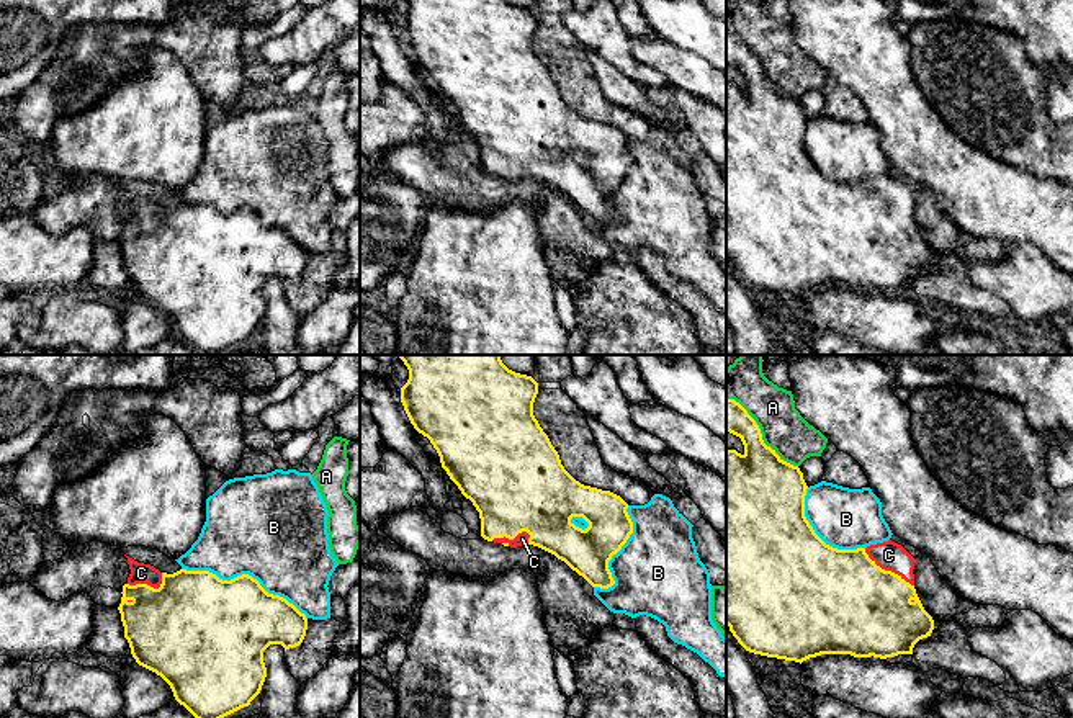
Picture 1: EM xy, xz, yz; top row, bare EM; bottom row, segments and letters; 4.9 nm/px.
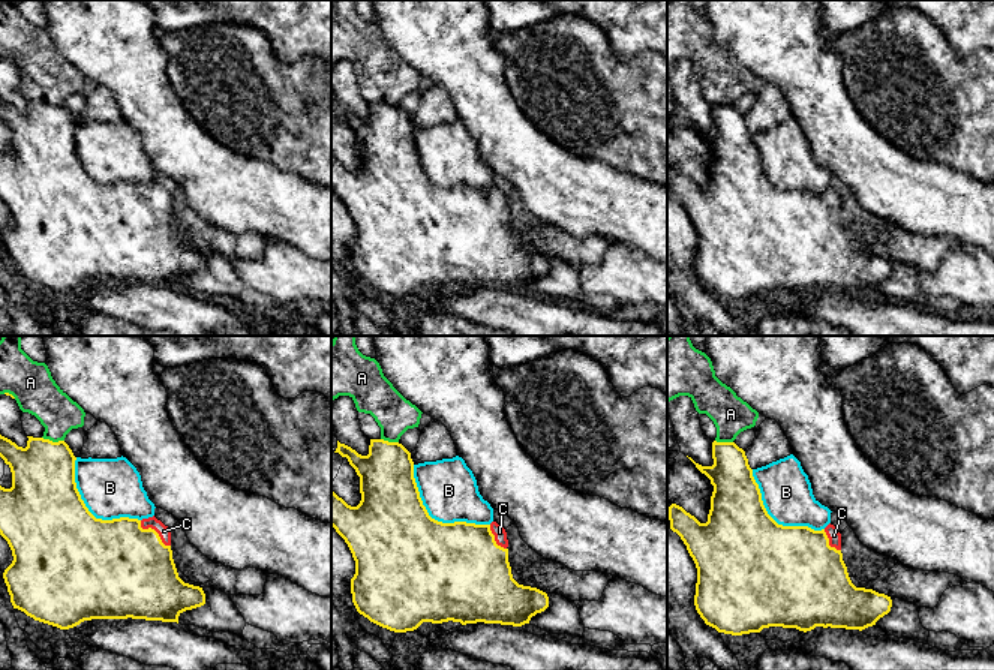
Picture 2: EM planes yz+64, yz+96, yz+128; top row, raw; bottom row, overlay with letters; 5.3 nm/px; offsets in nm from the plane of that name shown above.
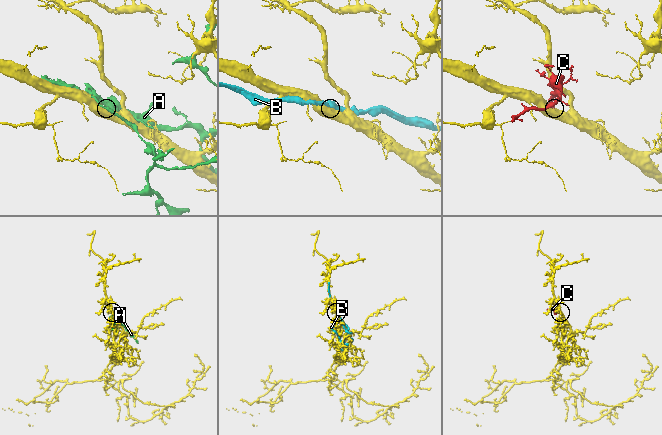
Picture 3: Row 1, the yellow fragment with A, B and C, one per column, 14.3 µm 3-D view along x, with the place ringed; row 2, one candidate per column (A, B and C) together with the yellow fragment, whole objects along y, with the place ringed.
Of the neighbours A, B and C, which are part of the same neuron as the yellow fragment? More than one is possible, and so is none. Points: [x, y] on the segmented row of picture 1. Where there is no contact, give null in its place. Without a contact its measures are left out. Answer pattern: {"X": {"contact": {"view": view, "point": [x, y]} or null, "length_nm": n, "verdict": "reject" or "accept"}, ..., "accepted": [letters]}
{"A": {"contact": {"view": "yz", "point": [761, 434]}, "length_nm": 500, "verdict": "reject"}, "B": {"contact": {"view": "xy", "point": [246, 574]}, "length_nm": 650, "verdict": "reject"}, "C": {"contact": {"view": "yz", "point": [887, 571]}, "length_nm": 320, "verdict": "accept"}, "accepted": ["C"]}

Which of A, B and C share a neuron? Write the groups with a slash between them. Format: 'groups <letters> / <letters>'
groups A / B / C

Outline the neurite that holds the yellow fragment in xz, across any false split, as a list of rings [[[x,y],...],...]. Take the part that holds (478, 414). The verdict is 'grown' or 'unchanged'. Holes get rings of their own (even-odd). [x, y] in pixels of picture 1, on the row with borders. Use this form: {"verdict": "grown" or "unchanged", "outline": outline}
{"verdict": "grown", "outline": [[[501,355],[397,357],[409,370],[409,379],[401,388],[404,411],[414,429],[430,440],[450,479],[479,512],[481,536],[510,548],[538,546],[564,561],[592,587],[612,587],[615,581],[608,561],[633,533],[628,504],[610,491],[581,484],[564,469],[558,451],[533,415],[538,383],[532,376],[509,370]]]}

